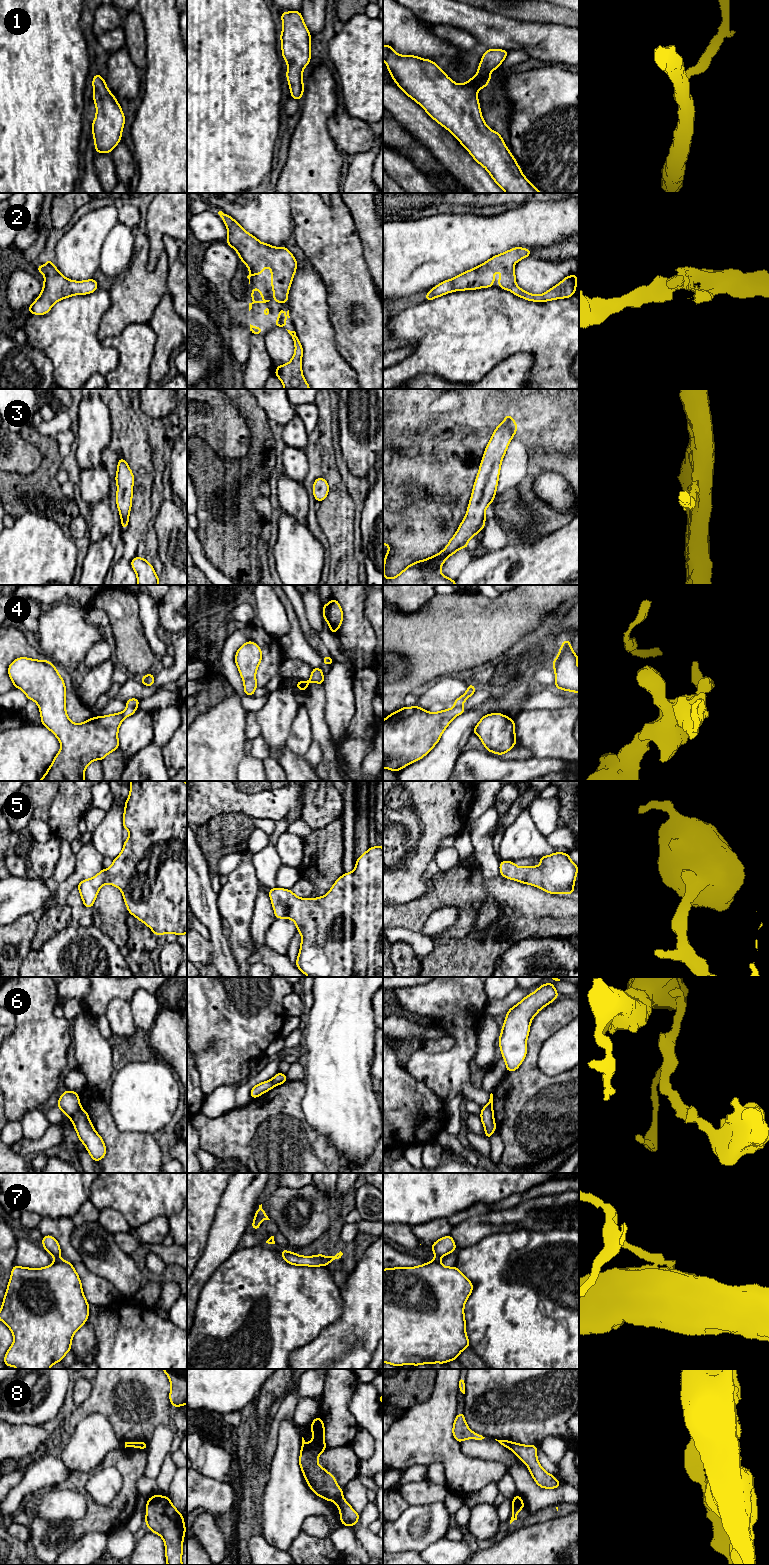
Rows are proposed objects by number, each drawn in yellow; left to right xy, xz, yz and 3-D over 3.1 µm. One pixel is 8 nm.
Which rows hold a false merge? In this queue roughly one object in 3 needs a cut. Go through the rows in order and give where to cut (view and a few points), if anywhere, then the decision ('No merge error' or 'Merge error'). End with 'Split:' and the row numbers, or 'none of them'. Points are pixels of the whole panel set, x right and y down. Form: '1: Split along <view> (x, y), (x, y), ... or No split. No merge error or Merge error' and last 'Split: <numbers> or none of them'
1: No split. No merge error
2: No split. No merge error
3: No split. No merge error
4: No split. No merge error
5: No split. No merge error
6: Split along xy (80, 1107), (70, 1118). Merge error
7: Split along xy (56, 1258), (59, 1259). Merge error
8: Split along xz (341, 1496), (334, 1501). Merge error
Split: 6, 7, 8

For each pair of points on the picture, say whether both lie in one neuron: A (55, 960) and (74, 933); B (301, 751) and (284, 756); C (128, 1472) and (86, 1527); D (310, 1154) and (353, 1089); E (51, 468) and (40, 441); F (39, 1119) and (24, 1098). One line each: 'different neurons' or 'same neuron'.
A: same neuron
B: different neurons
C: same neuron
D: different neurons
E: same neuron
F: different neurons

